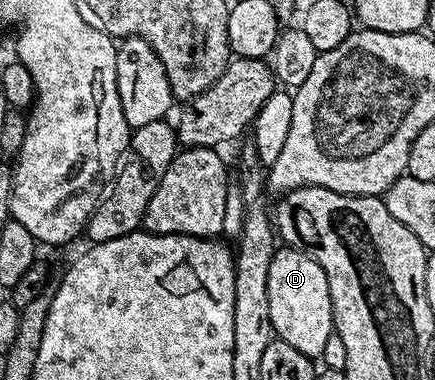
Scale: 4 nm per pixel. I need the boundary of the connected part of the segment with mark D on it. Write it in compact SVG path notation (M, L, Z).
M276 248L273 263L269 263L269 315L275 337L297 347L307 357L319 359L333 331L331 296L325 271L302 249Z

